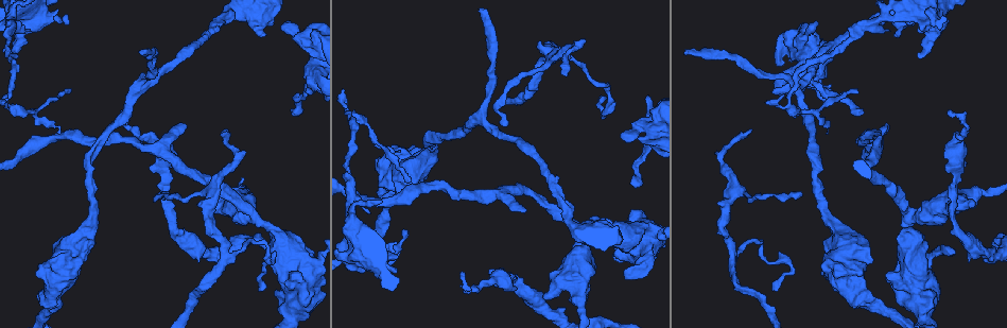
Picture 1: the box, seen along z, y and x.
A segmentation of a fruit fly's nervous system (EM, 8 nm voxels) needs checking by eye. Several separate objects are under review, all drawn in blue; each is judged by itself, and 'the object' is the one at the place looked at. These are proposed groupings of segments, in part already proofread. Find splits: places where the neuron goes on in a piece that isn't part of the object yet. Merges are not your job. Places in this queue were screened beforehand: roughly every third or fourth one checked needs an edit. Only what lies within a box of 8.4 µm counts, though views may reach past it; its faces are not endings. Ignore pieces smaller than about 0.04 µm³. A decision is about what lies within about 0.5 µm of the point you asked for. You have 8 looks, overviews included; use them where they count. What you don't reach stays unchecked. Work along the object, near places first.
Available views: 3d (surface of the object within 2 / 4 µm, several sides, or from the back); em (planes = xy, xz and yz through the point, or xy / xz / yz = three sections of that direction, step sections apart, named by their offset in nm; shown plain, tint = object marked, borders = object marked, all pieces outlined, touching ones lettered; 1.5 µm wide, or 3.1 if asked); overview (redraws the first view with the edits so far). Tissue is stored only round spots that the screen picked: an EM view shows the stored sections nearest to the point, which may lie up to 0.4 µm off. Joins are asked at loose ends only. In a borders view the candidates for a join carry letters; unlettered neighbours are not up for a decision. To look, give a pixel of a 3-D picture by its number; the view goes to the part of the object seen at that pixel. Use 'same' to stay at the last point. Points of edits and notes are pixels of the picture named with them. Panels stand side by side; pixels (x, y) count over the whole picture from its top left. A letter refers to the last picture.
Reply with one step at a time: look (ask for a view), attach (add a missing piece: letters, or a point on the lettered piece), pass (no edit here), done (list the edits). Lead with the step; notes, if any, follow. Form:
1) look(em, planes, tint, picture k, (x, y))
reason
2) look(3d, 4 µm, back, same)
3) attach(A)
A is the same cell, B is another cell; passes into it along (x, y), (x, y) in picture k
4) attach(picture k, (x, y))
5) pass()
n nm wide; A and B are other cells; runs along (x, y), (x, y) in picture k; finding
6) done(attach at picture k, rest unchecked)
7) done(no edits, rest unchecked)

look(3d, 4 µm, picture 1, (462, 271))
an open end

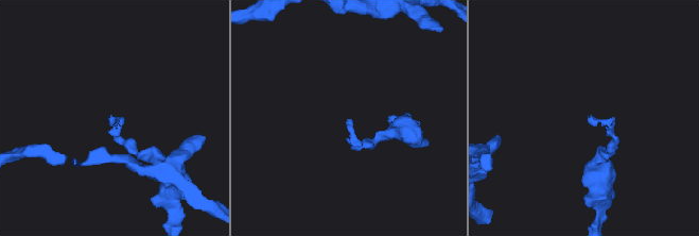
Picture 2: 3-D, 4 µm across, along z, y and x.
look(em, planes, plain, picture 2, (111, 121))

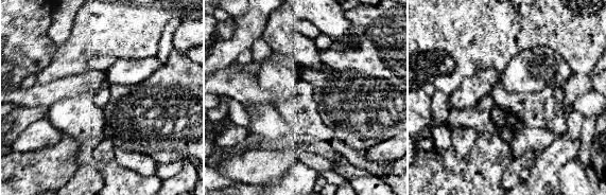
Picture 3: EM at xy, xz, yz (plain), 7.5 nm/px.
look(em, planes, borders, same)

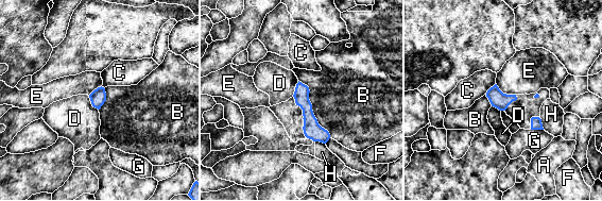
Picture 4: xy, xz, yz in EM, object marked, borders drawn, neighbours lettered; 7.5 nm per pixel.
attach(D)
110 nm wide; D is the same cell, A, B, C, E, F, G and H are other cells; it goes on there

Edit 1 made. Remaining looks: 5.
look(overview)
redraw

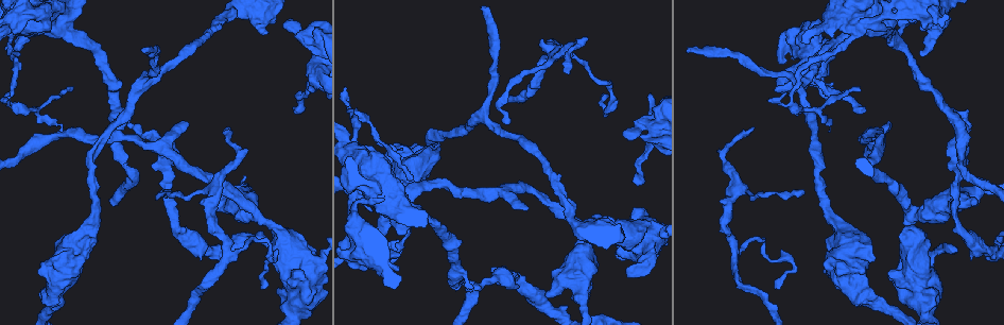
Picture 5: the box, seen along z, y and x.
look(em, xz, step 8, borders, picture 5, (570, 73))
free end

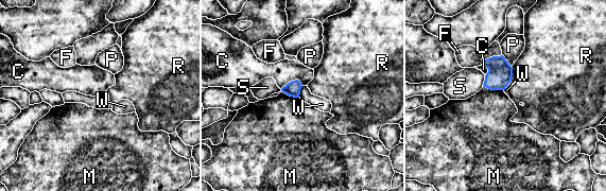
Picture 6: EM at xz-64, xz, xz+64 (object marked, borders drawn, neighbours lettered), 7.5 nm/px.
look(em, planes, borders, same)

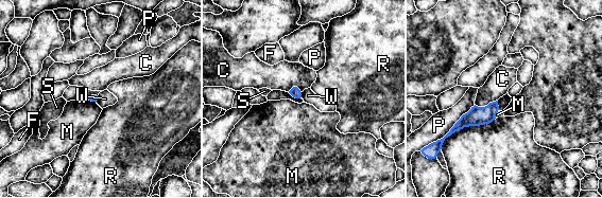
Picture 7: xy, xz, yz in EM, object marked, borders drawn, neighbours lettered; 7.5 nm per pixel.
pass()
C, F, M, P, R, S and W are other cells; border along (497, 101), (498, 110) in picture 7; none of them fits

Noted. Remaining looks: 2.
look(em, planes, borders, picture 5, (862, 107))
branch stops here

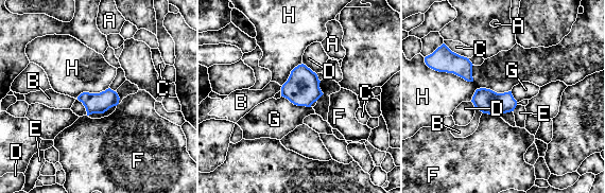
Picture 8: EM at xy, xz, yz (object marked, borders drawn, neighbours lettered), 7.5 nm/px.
pass()
160 nm wide; H touches over 320 nm; A, B, C, D, E, F, G and H are other cells; none of them fits

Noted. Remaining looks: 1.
done(attach at picture 4, rest unchecked)

